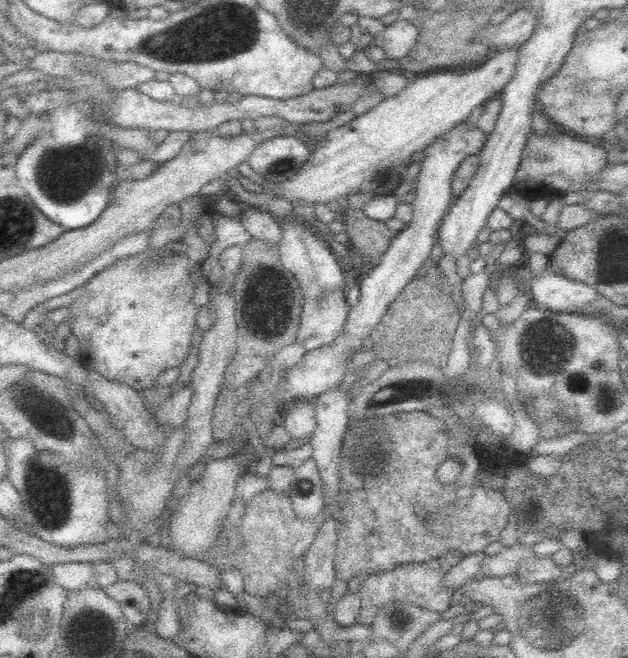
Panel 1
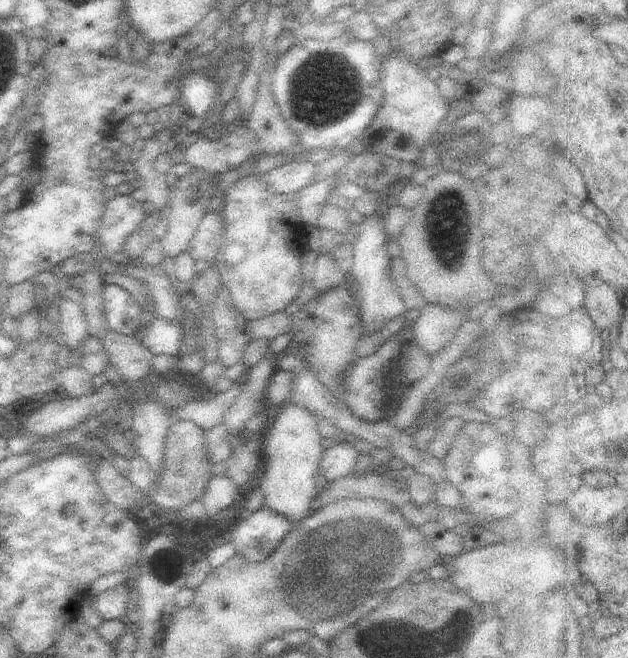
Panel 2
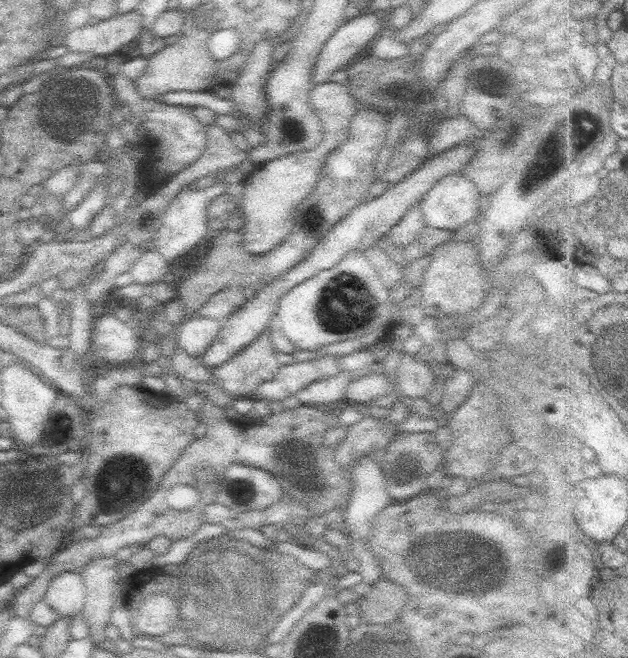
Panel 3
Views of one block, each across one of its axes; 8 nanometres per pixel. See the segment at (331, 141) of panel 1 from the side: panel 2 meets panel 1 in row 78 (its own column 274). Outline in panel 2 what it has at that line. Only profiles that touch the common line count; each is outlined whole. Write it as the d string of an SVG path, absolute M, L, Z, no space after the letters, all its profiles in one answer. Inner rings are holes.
M289 400L274 414L273 422L265 430L262 442L262 468L256 488L264 496L264 505L283 514L293 525L299 525L312 512L313 497L319 491L315 485L318 464L324 448L315 425L317 418L309 411Z

